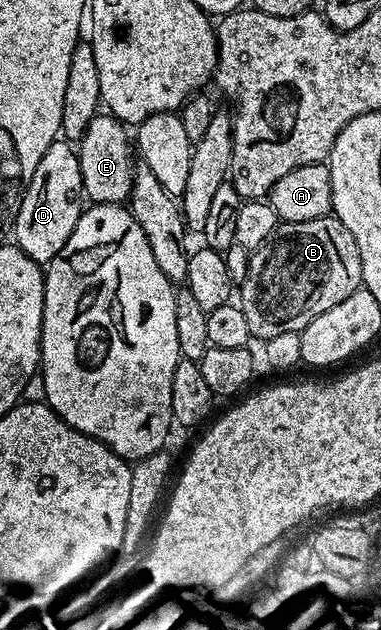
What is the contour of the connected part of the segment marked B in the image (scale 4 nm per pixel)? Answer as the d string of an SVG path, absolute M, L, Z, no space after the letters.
M339 218L280 221L273 236L251 251L249 272L237 286L237 305L245 312L252 339L266 340L281 332L301 332L321 312L329 312L362 286L361 256L353 232Z

